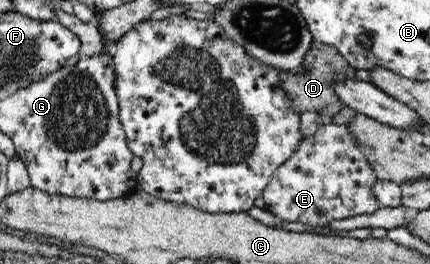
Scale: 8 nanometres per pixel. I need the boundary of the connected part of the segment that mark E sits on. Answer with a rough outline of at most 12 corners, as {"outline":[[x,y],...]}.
{"outline":[[349,125],[302,140],[262,192],[284,222],[374,214],[377,172]]}

